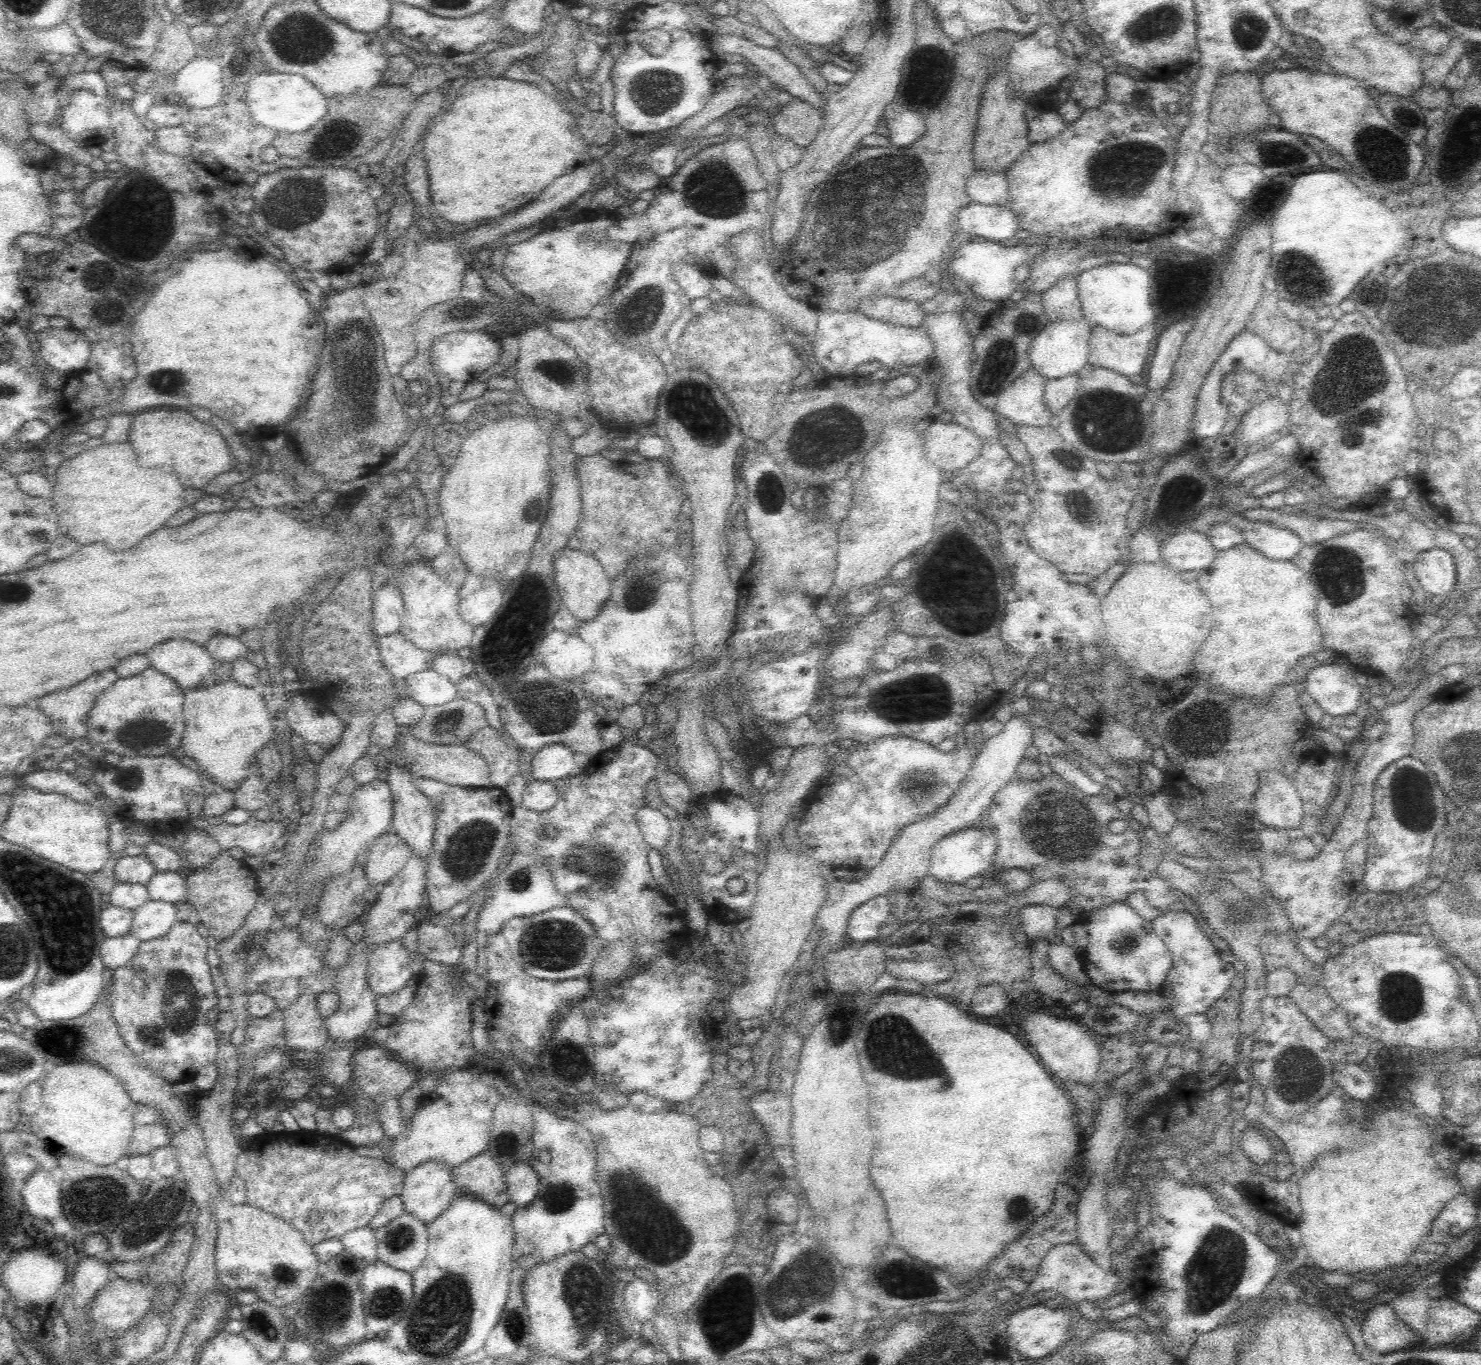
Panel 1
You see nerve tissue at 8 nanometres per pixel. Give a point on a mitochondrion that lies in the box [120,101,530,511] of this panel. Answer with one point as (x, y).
(355, 349)

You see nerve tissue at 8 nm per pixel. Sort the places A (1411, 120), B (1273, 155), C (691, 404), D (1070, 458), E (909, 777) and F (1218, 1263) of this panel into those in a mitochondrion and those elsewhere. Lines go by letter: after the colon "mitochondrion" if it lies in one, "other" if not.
A: other
B: mitochondrion
C: mitochondrion
D: mitochondrion
E: mitochondrion
F: mitochondrion

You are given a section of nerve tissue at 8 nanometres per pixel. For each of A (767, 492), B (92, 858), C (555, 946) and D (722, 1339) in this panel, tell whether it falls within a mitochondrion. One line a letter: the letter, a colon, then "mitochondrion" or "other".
A: mitochondrion
B: other
C: mitochondrion
D: mitochondrion

